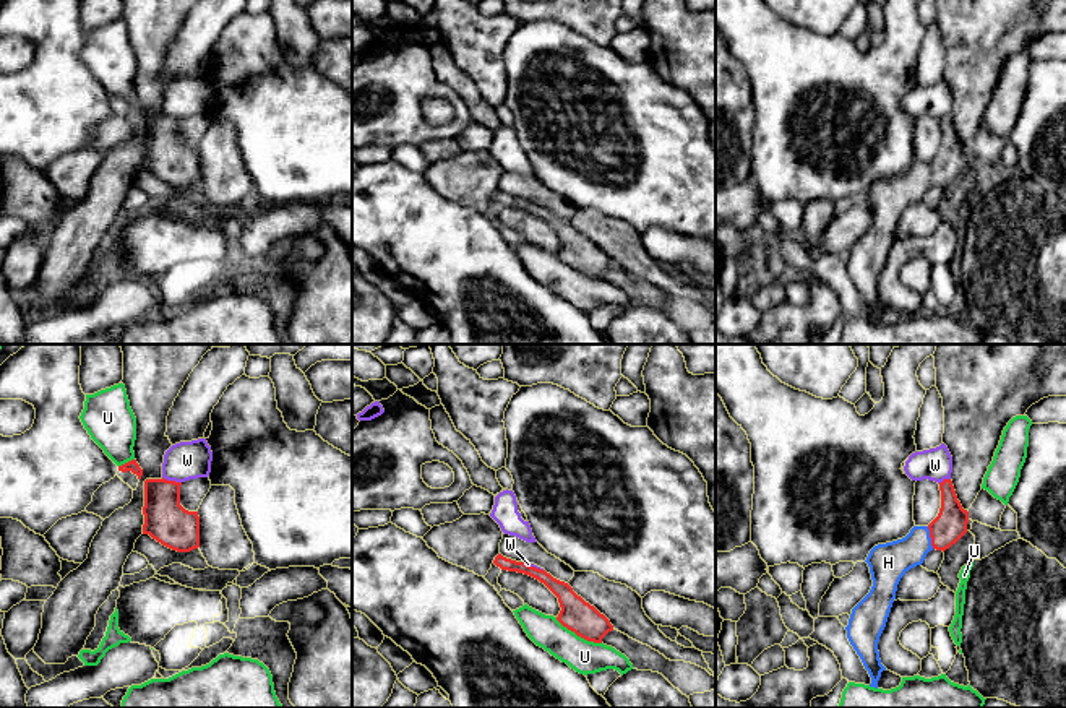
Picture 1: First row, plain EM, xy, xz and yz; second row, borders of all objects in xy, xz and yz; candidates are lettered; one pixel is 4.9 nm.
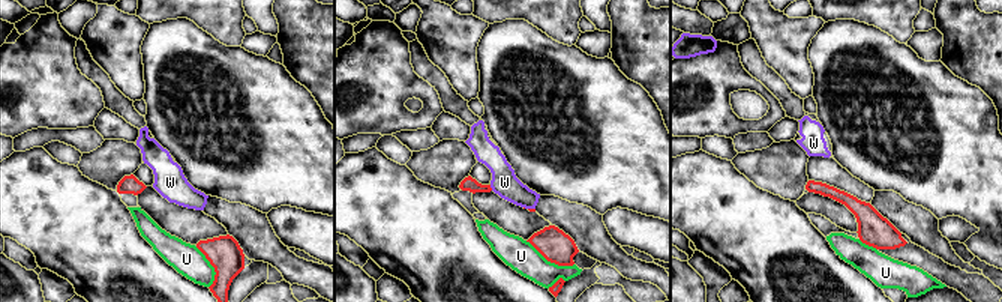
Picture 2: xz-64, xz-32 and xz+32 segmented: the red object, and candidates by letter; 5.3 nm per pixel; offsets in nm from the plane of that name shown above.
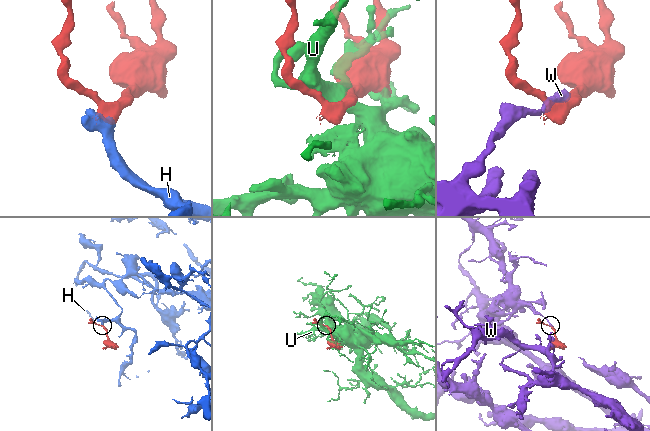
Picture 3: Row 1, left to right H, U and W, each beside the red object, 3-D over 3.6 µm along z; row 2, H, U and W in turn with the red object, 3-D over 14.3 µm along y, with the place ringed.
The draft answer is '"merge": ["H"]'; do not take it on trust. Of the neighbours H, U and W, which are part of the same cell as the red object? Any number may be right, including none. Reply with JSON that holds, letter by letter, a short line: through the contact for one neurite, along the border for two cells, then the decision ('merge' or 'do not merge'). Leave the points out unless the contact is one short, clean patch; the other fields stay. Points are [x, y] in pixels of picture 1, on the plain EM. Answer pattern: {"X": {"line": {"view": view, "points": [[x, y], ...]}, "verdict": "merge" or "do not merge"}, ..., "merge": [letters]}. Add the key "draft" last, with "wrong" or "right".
{"H": {"line": {"view": "yz", "points": [[951, 159], [940, 171], [930, 172], [888, 198]]}, "verdict": "merge"}, "U": {"verdict": "do not merge"}, "W": {"line": {"view": "xy", "points": [[163, 112], [180, 119]]}, "verdict": "do not merge"}, "merge": ["H"], "draft": "right"}

